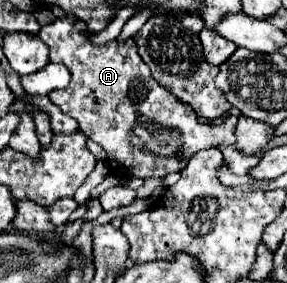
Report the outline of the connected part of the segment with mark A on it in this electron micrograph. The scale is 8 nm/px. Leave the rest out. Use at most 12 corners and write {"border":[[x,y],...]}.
{"border":[[75,16],[41,28],[71,72],[49,98],[135,178],[237,152],[201,124],[133,38],[97,46]]}

